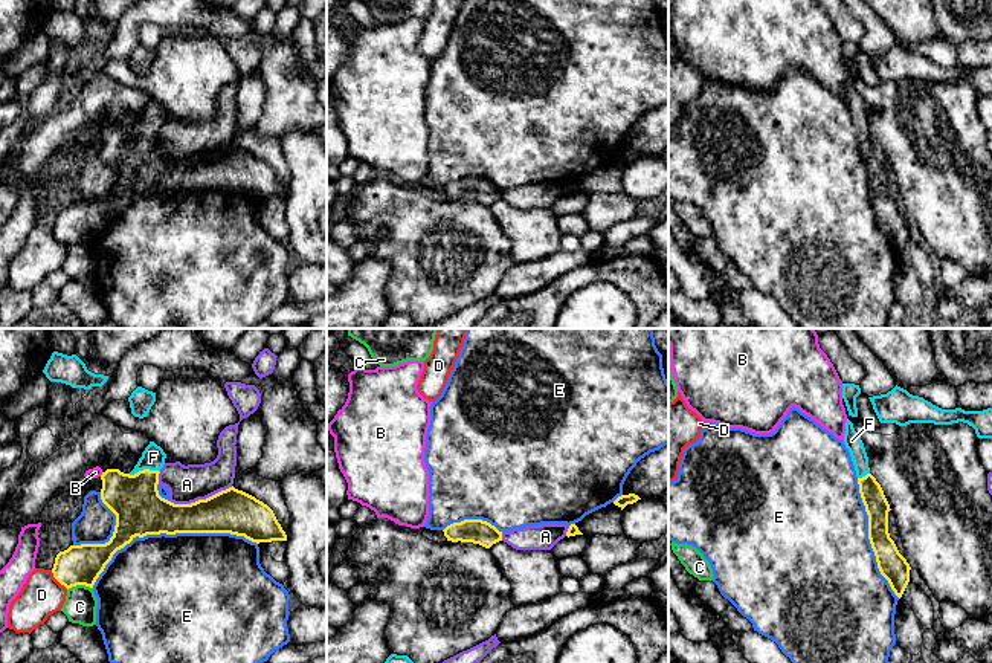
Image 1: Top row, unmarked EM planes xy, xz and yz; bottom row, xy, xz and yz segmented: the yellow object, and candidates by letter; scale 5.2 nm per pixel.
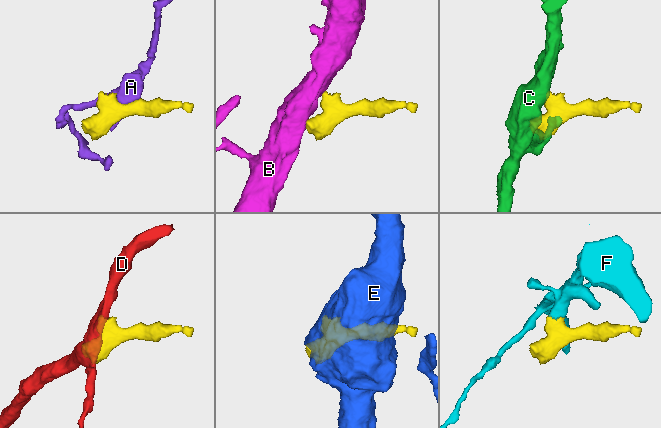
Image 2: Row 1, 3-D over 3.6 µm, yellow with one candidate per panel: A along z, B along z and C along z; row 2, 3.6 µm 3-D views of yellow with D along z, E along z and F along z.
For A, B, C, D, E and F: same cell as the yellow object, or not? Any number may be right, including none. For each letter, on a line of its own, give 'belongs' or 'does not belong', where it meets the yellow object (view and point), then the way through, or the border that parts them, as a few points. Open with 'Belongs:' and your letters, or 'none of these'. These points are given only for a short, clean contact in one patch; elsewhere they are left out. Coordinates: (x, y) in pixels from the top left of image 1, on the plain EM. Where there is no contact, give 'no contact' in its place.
Belongs: F
A: does not belong; meets yellow in xy at (200, 158); border along xy (232, 144), (190, 161), (170, 159)
B: does not belong; meets yellow in xy at (103, 132); border along xy (103, 130), (99, 133)
C: does not belong; meets yellow in xy at (80, 242); border along xy (92, 245), (72, 243), (67, 248)
D: does not belong; meets yellow in xy at (58, 239); border along xy (51, 228), (67, 246)
E: does not belong; meets yellow in xy at (168, 191)
F: belongs; meets yellow in xy at (144, 127); runs through xy (135, 158), (144, 127), (153, 115)

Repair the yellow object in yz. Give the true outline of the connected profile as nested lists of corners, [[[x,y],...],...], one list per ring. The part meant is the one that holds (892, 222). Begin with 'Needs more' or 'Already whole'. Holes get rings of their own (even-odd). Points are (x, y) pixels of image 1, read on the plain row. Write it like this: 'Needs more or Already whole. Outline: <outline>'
Needs more. Outline: [[[847,76],[844,102],[850,110],[862,160],[868,173],[868,197],[876,214],[881,232],[888,238],[894,252],[900,257],[910,240],[910,222],[899,211],[888,191],[890,162],[881,142],[870,131],[868,115],[853,81]]]

